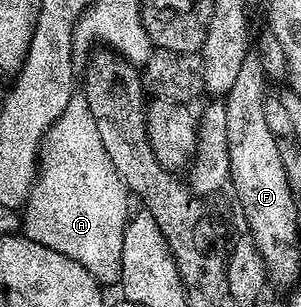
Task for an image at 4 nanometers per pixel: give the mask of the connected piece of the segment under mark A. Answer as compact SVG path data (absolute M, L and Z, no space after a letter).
M72 95L65 110L55 120L53 132L59 136L42 145L43 169L39 176L37 172L37 179L30 185L21 212L22 235L85 266L96 280L108 280L114 286L118 285L122 270L123 233L129 223L129 193L109 154L105 154L105 142L101 142L86 96Z

